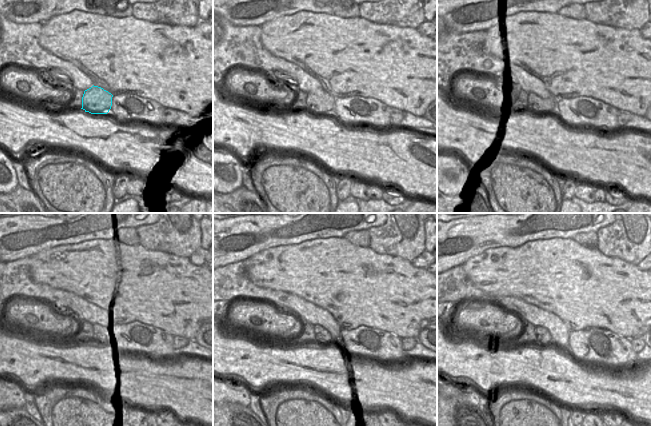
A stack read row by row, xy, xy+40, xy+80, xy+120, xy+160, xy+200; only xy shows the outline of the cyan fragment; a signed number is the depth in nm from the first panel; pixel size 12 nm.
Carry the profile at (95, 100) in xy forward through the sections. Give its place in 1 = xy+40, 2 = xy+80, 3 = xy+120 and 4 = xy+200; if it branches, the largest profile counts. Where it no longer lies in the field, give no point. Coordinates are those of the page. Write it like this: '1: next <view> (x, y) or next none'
1: next xy+40 (320, 102)
2: next xy+80 (547, 107)
3: next xy+120 (99, 334)
4: next xy+200 (544, 337)

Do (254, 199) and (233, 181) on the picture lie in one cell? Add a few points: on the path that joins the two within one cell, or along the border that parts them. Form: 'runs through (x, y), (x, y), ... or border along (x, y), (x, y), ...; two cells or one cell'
border along (241, 185), (223, 194); two cells

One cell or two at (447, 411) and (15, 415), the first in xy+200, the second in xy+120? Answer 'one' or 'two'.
one

